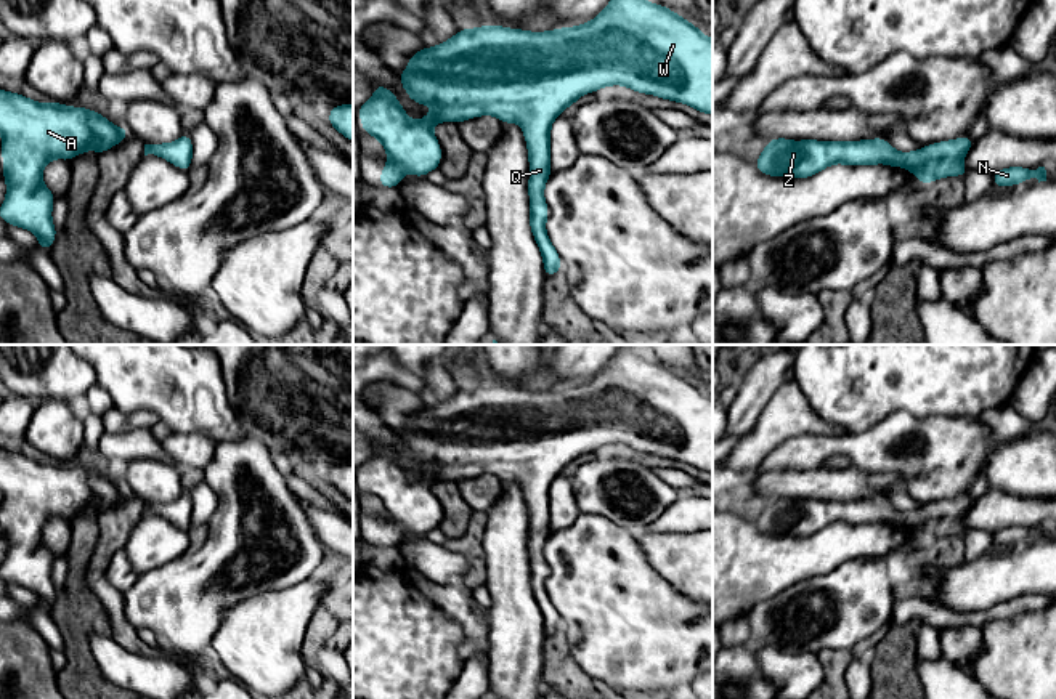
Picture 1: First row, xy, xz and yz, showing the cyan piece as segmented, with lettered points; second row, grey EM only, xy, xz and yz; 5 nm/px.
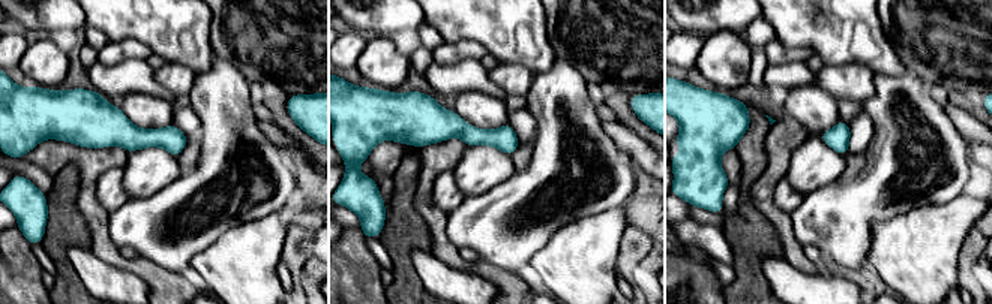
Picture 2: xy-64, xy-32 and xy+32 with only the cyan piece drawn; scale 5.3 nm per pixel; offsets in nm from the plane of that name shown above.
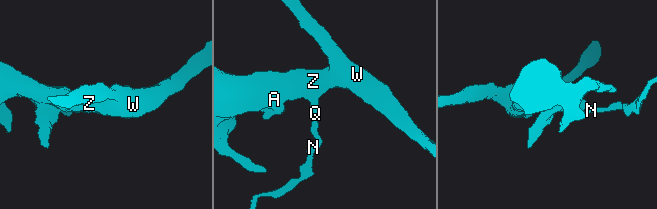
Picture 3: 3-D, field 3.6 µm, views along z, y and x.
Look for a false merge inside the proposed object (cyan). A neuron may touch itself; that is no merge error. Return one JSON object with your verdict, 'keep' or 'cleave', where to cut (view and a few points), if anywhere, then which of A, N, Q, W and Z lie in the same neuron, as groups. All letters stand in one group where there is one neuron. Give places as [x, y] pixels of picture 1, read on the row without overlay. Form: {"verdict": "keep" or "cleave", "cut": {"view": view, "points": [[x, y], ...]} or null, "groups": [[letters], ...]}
{"verdict": "keep", "cut": null, "groups": [["A", "N", "Q", "W", "Z"]]}

